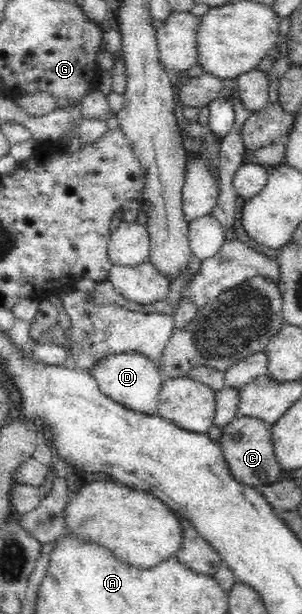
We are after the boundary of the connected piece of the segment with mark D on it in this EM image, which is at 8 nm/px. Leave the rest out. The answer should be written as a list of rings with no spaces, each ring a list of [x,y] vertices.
[[[120,351],[95,360],[88,372],[96,379],[100,390],[117,403],[137,412],[157,413],[158,397],[164,382],[157,361],[150,360],[141,352]]]

